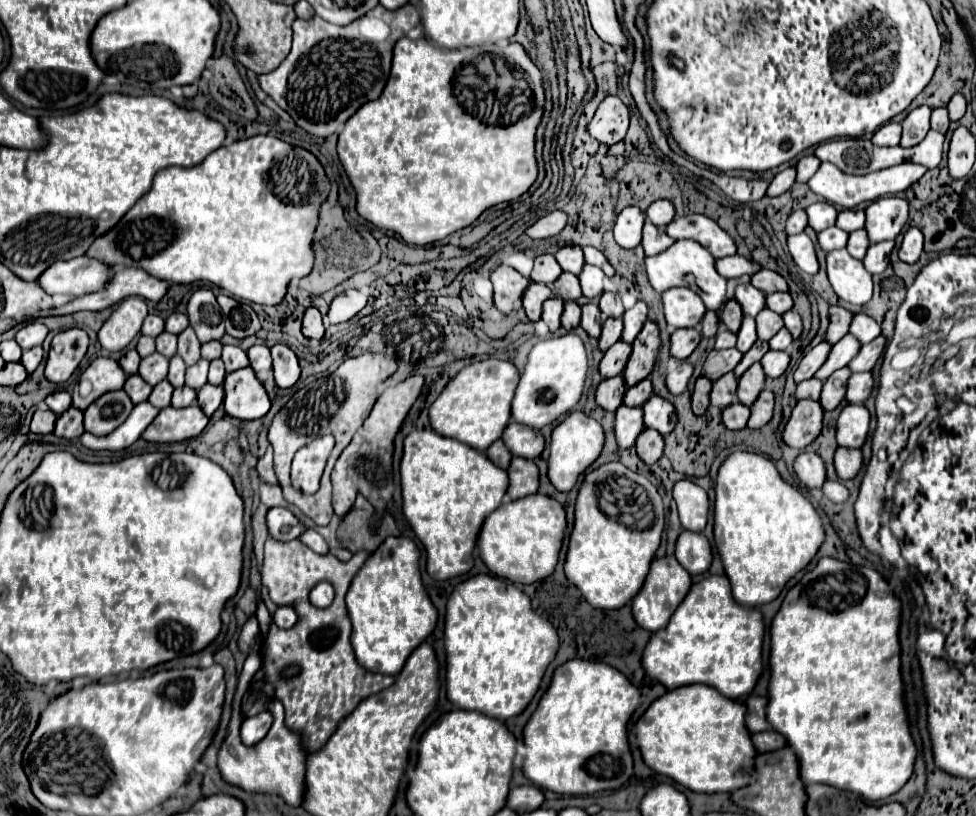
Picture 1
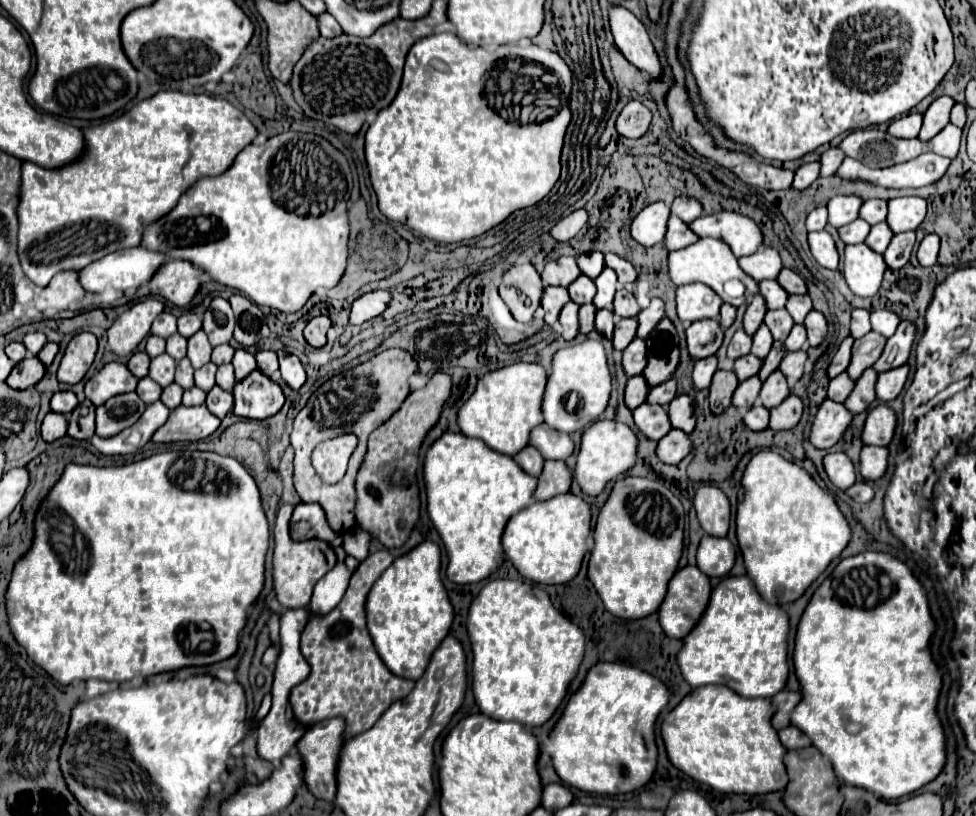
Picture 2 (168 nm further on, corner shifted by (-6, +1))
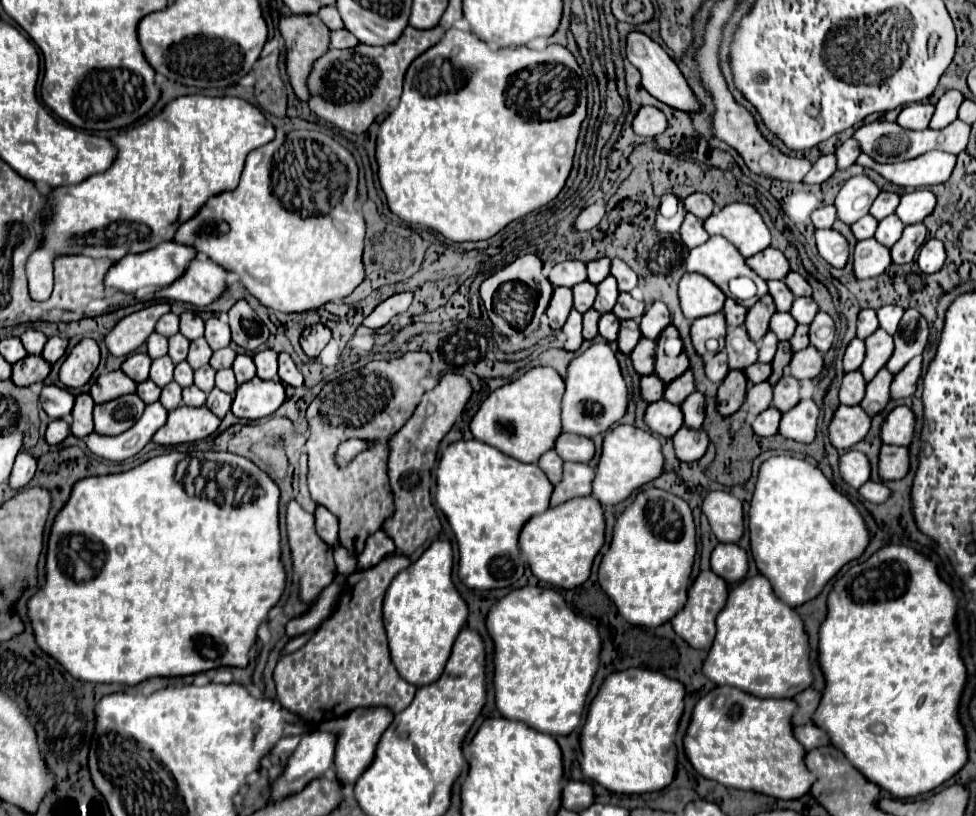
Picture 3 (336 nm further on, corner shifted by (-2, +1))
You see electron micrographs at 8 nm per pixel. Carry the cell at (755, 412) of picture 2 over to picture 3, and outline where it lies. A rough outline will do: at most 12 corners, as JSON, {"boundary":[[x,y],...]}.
{"boundary":[[768,408],[756,416],[752,428],[758,436],[778,434],[782,412]]}

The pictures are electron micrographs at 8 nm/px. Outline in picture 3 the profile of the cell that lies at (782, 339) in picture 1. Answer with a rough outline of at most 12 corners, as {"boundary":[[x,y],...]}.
{"boundary":[[798,326],[790,344],[794,352],[810,346],[808,326]]}

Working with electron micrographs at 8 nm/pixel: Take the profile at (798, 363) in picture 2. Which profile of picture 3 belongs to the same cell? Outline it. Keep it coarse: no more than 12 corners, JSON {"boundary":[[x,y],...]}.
{"boundary":[[814,346],[794,352],[790,374],[818,378],[824,358]]}

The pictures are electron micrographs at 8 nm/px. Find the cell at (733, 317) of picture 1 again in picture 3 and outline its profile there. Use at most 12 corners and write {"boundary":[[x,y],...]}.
{"boundary":[[770,294],[762,296],[746,316],[754,342],[764,338],[776,312]]}

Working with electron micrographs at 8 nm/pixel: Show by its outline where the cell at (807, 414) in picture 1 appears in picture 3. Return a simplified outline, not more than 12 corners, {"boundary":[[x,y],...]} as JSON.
{"boundary":[[840,406],[830,424],[830,440],[848,450],[870,430],[860,406]]}

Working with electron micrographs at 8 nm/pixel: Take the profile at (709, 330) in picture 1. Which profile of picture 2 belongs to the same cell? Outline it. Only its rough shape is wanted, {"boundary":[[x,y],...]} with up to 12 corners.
{"boundary":[[722,304],[720,322],[722,330],[734,322],[736,308]]}

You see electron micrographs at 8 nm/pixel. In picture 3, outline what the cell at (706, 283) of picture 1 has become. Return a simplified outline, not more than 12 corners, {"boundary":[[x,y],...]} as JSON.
{"boundary":[[710,236],[690,250],[688,272],[700,272],[730,296],[728,282],[748,276],[758,286],[756,298],[768,292],[738,248],[724,236]]}

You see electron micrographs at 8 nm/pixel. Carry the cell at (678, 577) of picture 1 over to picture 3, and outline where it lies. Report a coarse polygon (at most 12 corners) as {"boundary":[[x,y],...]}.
{"boundary":[[700,572],[672,628],[708,652],[716,616],[728,600],[726,580]]}

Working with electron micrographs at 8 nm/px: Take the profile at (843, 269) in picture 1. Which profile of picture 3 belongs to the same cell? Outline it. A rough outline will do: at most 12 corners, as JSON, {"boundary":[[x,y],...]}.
{"boundary":[[876,238],[854,248],[856,278],[880,276],[892,264]]}

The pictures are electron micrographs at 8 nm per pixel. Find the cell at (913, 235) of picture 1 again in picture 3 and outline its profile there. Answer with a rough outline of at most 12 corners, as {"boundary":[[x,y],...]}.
{"boundary":[[928,240],[918,254],[924,274],[936,274],[946,260],[944,244]]}

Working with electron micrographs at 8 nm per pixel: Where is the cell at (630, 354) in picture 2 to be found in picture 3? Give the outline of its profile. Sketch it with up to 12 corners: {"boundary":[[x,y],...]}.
{"boundary":[[642,338],[630,358],[638,374],[654,372],[656,342]]}

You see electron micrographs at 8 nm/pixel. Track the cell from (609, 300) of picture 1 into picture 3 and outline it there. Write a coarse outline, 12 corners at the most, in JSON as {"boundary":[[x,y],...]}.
{"boundary":[[620,294],[614,314],[620,320],[640,320],[644,302]]}

